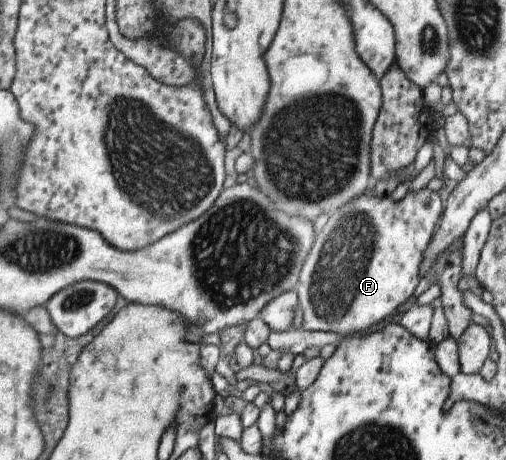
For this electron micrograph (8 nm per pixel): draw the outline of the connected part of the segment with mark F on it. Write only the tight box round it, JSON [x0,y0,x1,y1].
[293,188,442,335]

